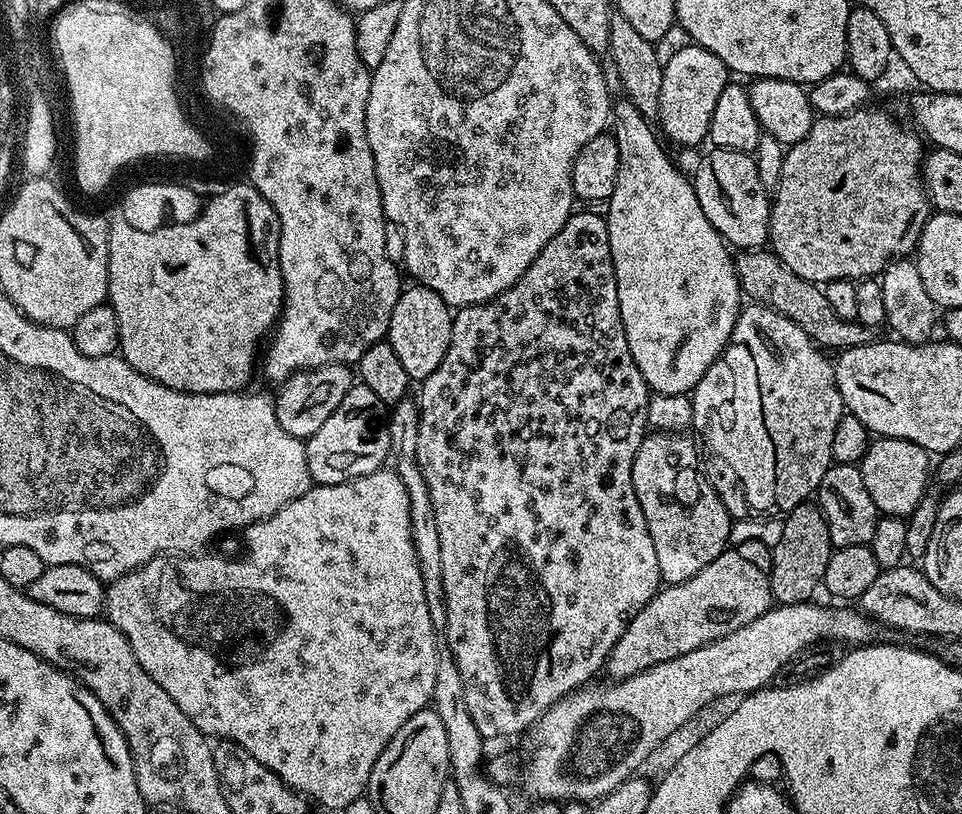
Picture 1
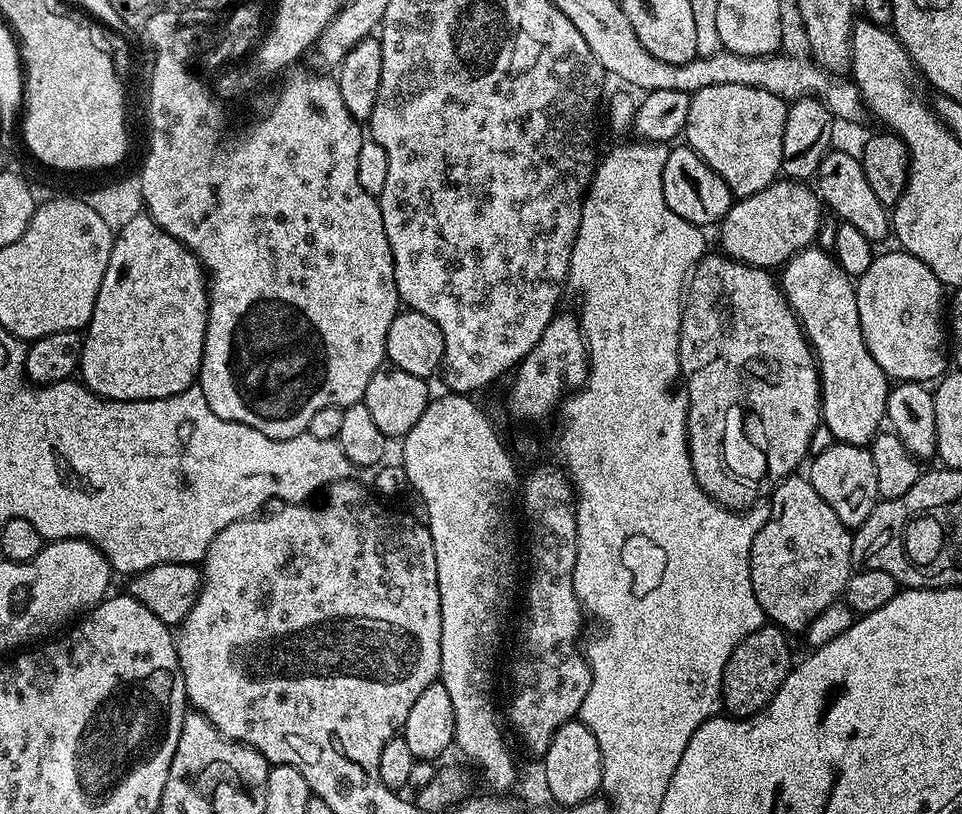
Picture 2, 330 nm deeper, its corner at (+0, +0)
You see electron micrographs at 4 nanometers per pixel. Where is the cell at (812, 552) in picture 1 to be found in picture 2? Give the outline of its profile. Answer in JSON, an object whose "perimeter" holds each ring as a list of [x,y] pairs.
{"perimeter":[[[766,622],[761,628],[754,630],[754,634],[738,642],[734,654],[730,654],[724,667],[722,704],[731,715],[737,718],[752,716],[755,712],[767,708],[794,667],[792,652],[788,649],[788,640],[790,640],[789,633],[771,622]]]}

